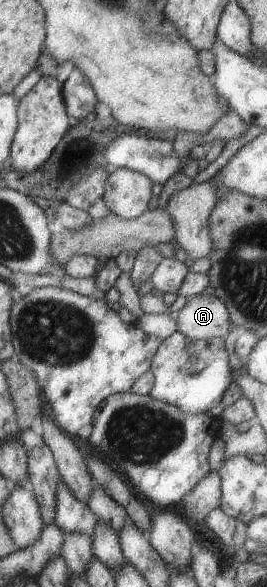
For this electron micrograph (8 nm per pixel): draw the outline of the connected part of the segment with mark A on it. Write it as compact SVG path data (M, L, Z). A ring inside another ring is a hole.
M196 294L188 298L173 316L177 332L190 340L211 337L224 340L233 325L224 304L213 295Z

